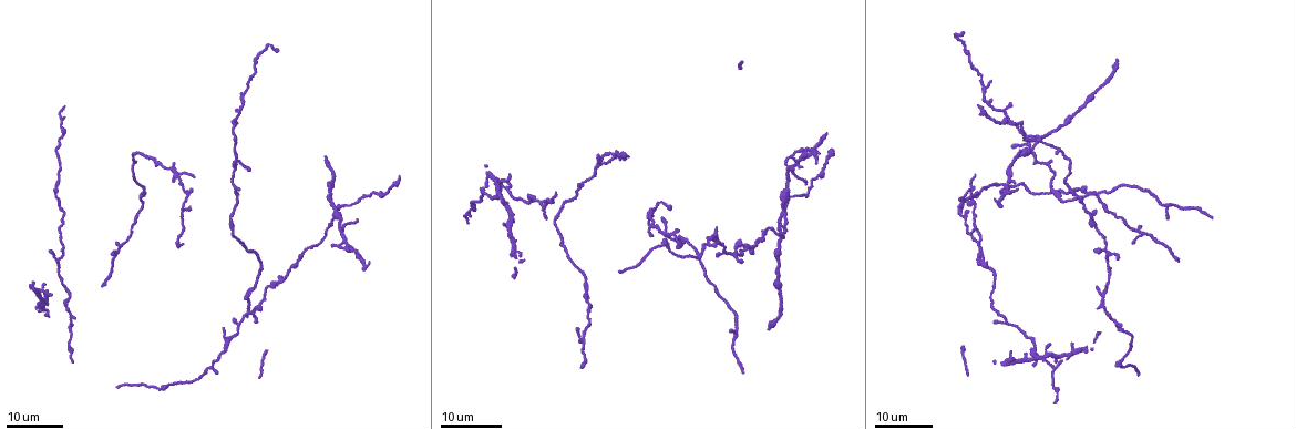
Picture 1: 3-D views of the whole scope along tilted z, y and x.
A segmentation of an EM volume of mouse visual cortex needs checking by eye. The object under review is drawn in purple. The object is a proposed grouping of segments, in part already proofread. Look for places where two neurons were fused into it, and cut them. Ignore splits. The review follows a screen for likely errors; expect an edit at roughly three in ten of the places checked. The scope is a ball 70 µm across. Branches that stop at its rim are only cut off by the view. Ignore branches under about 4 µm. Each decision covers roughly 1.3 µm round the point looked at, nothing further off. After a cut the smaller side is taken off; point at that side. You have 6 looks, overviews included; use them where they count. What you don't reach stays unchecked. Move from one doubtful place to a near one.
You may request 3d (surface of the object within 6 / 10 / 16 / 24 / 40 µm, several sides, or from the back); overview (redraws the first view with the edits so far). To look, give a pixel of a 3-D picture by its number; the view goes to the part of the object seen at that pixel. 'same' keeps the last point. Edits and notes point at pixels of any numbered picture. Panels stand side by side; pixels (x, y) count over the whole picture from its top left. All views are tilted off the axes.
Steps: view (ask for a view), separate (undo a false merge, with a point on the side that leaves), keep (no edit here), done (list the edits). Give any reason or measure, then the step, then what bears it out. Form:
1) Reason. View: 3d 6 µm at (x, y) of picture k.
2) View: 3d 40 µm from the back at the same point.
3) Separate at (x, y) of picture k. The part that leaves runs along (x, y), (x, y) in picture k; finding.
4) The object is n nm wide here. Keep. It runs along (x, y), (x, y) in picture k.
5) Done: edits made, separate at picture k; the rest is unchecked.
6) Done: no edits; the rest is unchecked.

Branch point. View: 3d 24 µm at (1029, 143) of picture 1.

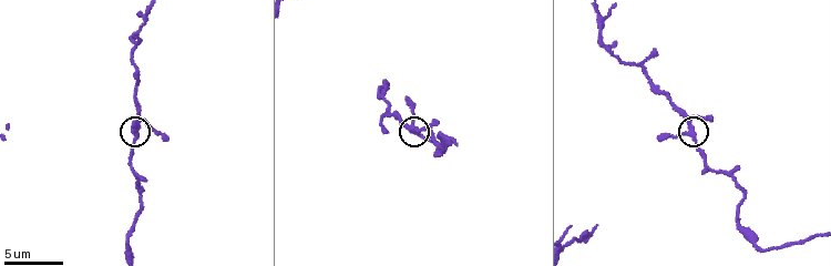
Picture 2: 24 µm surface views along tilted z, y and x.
Zoom in. View: 3d 10 µm at (413, 125) of picture 2.

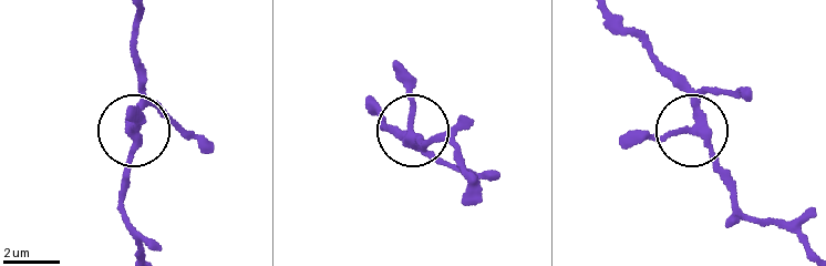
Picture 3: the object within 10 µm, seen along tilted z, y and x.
Keep. It runs along (141, 249), (125, 204), (141, 62) in picture 3; all the same neuron.

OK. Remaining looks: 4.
Thick turns thin. View: 3d 10 µm at (384, 91) of picture 2.

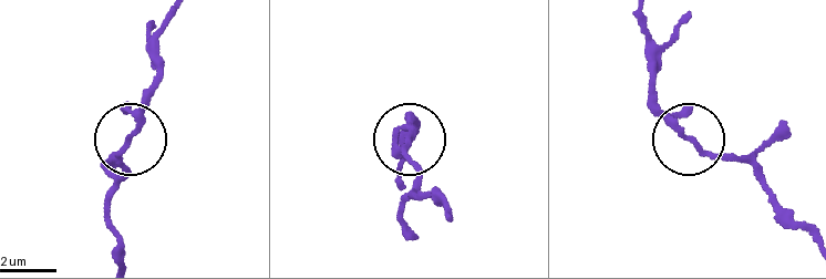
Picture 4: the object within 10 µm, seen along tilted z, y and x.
Keep. It runs along (809, 227), (750, 165), (705, 152), (679, 132), (650, 86) in picture 4; all the same neuron.

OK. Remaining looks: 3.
Two arms at a narrow angle. View: 3d 24 µm at (599, 164) of picture 1.

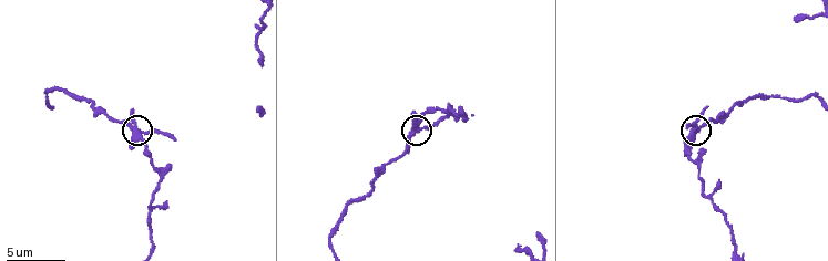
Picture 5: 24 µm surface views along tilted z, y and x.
View: 3d 10 µm at (415, 129) of picture 5.

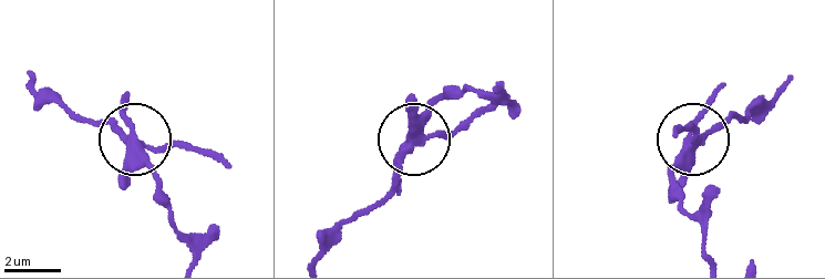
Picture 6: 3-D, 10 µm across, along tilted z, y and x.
Separate at (129, 176) of picture 6. The part that leaves runs along (131, 146), (193, 258) in picture 6; a second neuron is stuck on.

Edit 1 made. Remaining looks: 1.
Done: edits made, separate at picture 6; the rest is unchecked.

